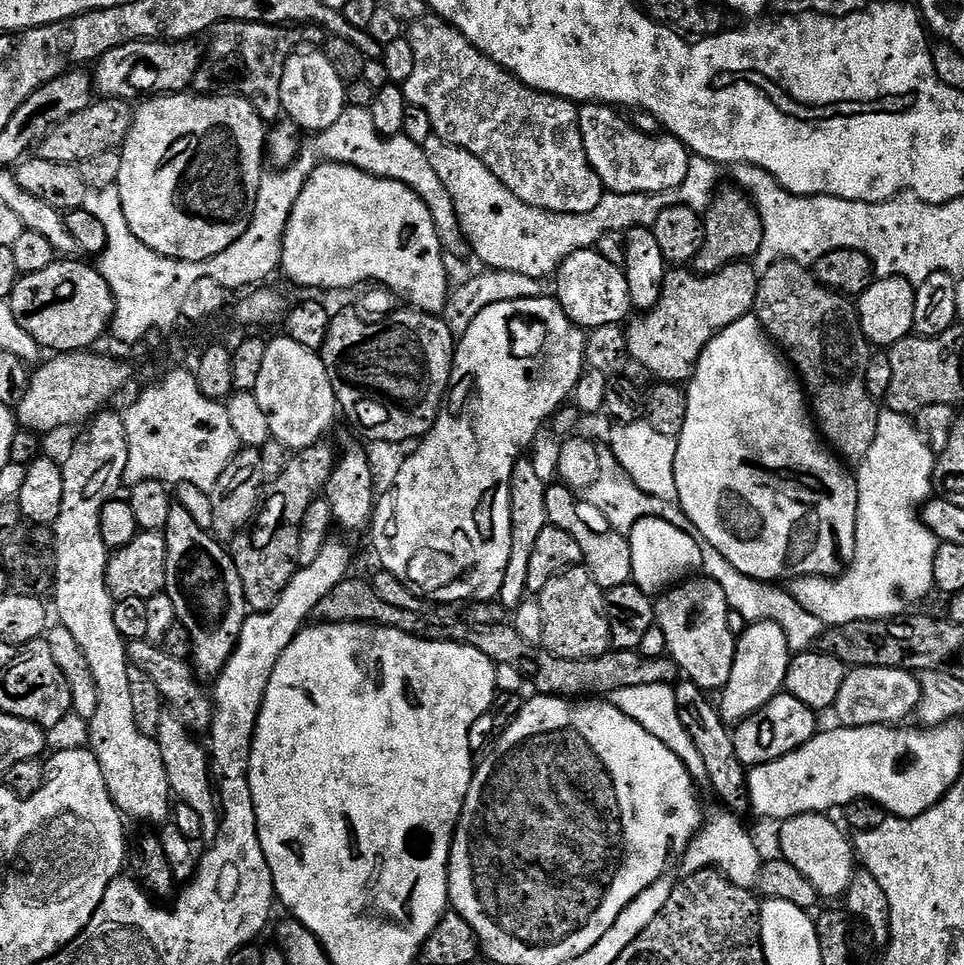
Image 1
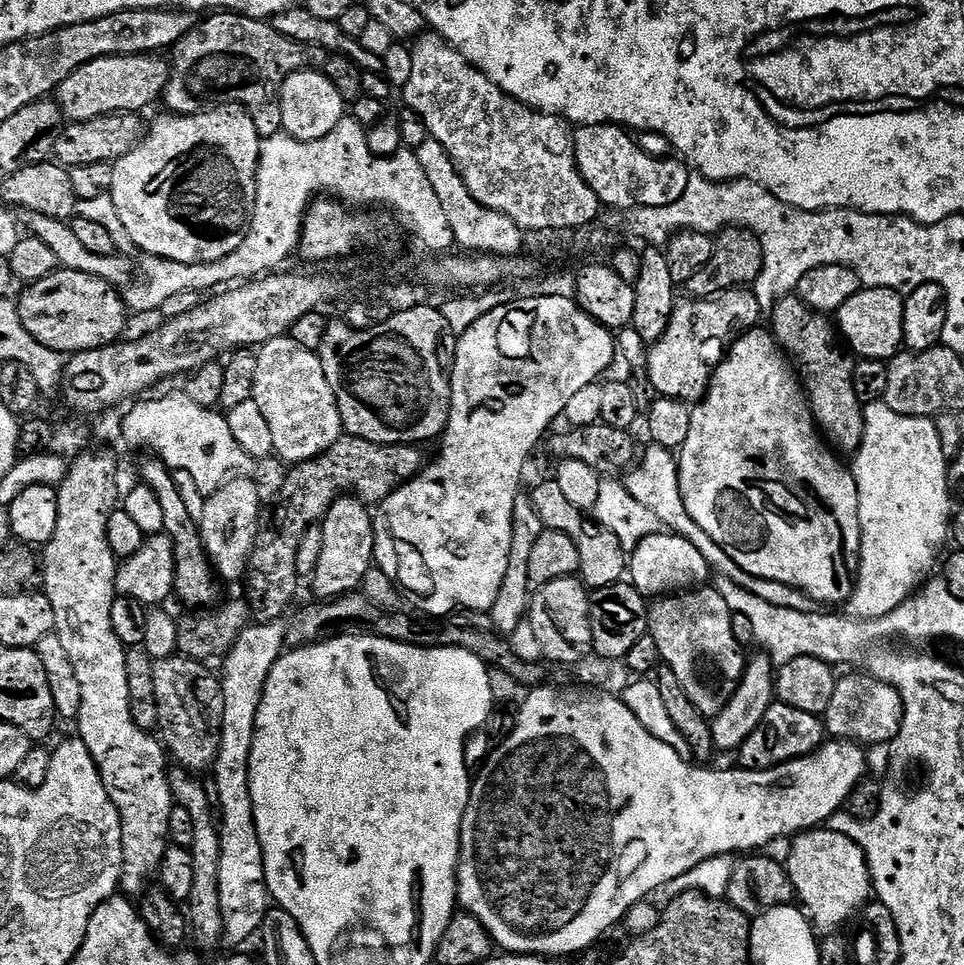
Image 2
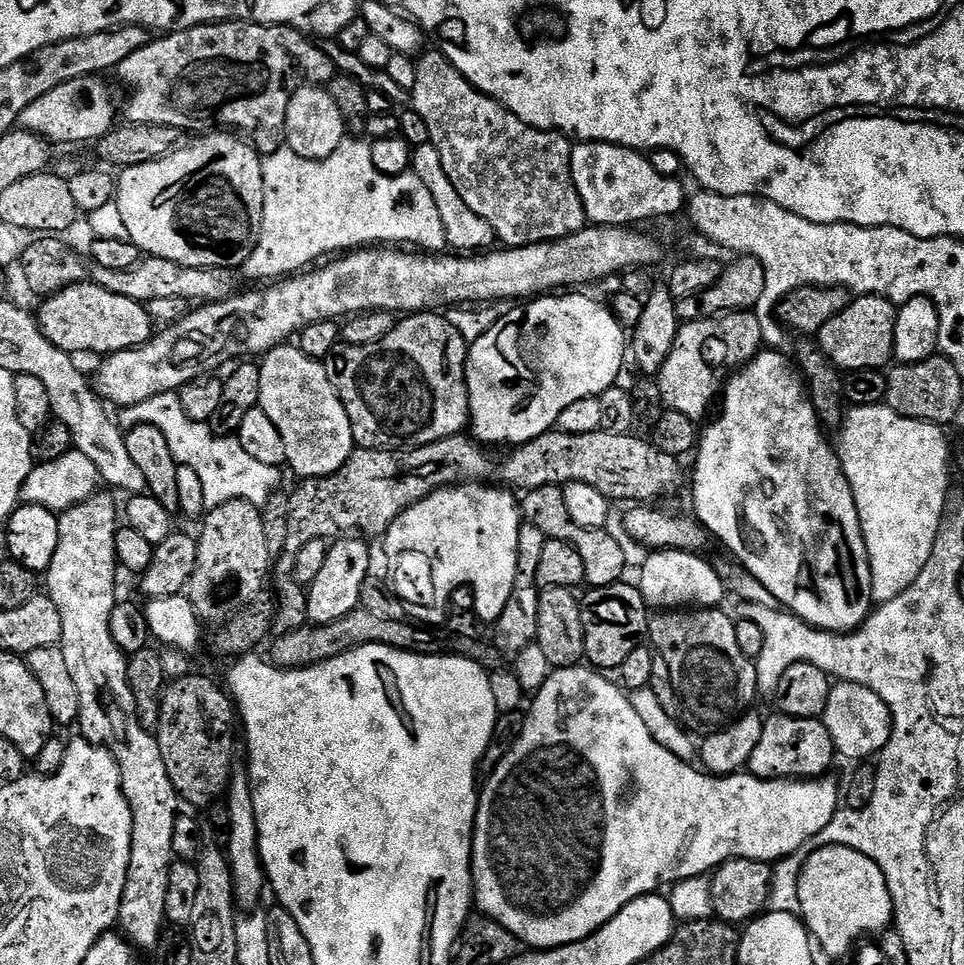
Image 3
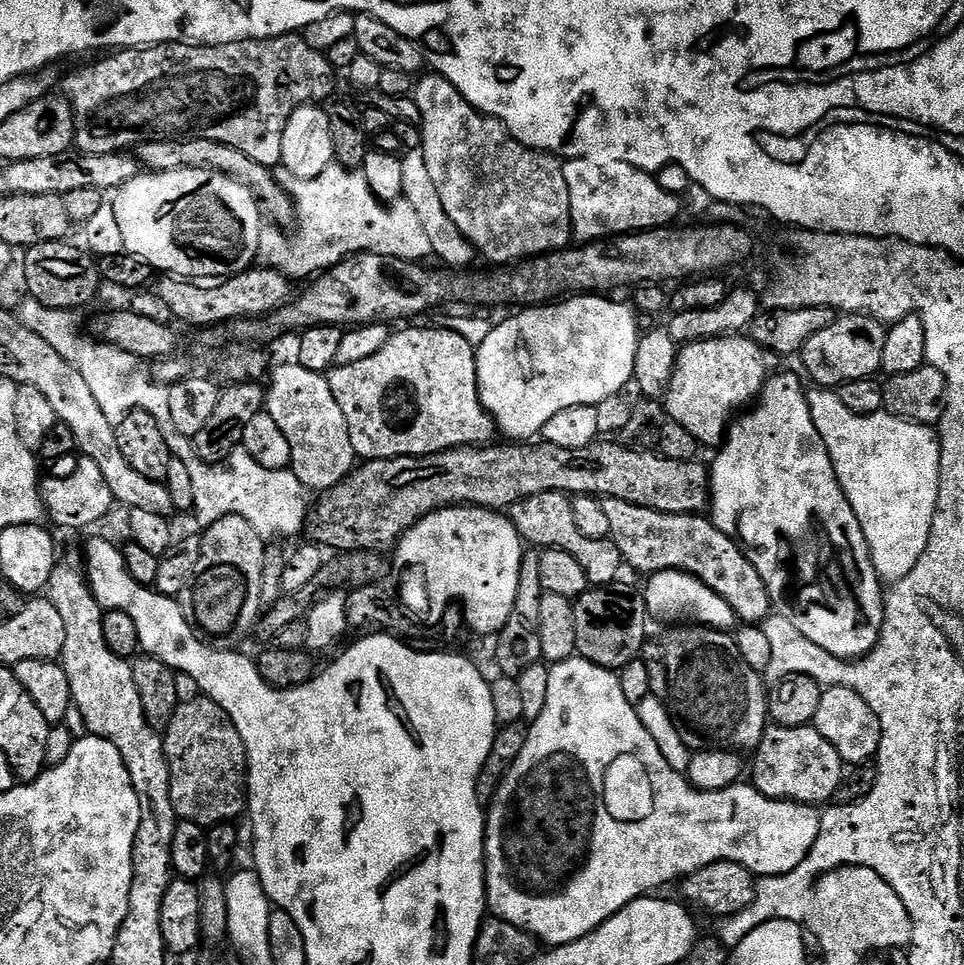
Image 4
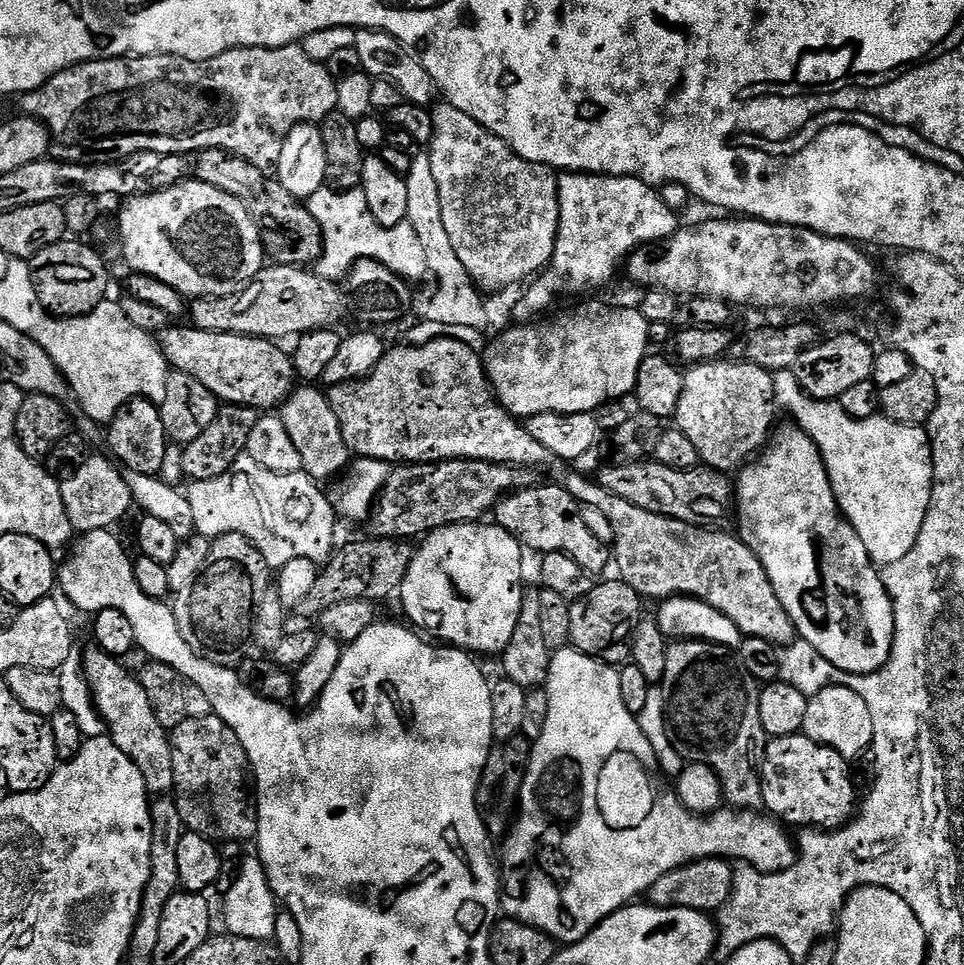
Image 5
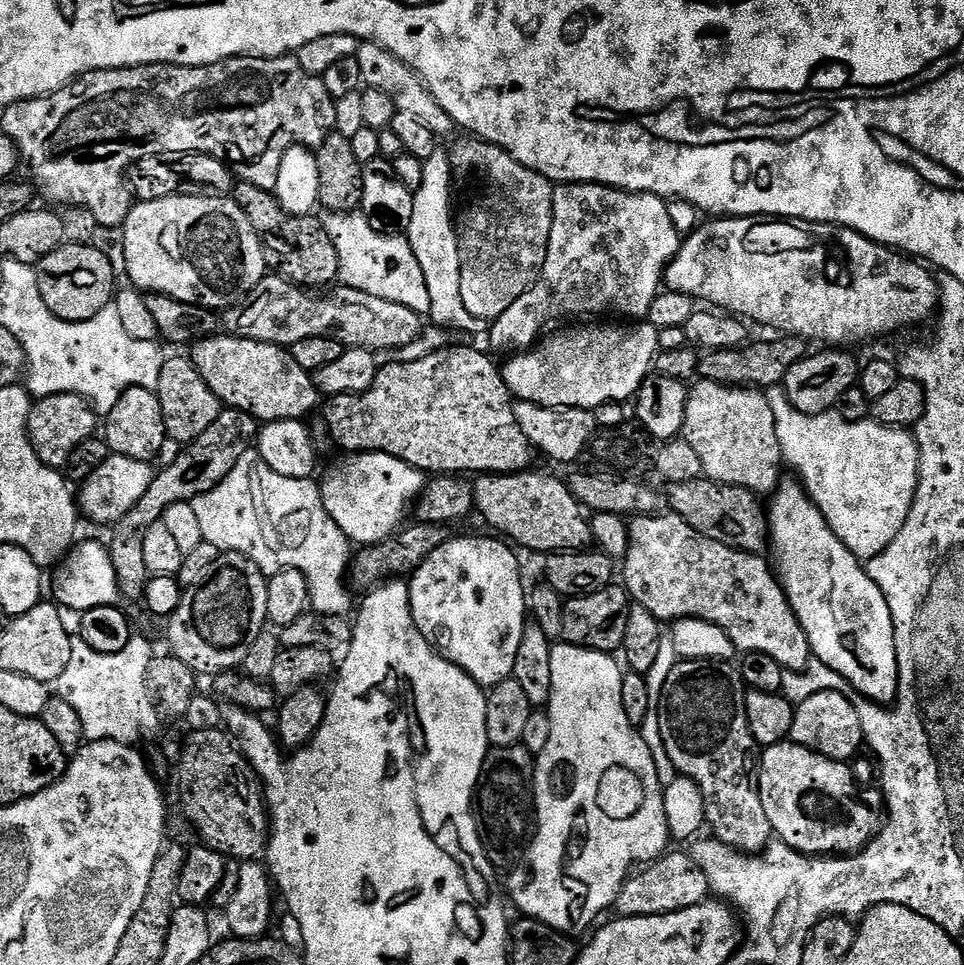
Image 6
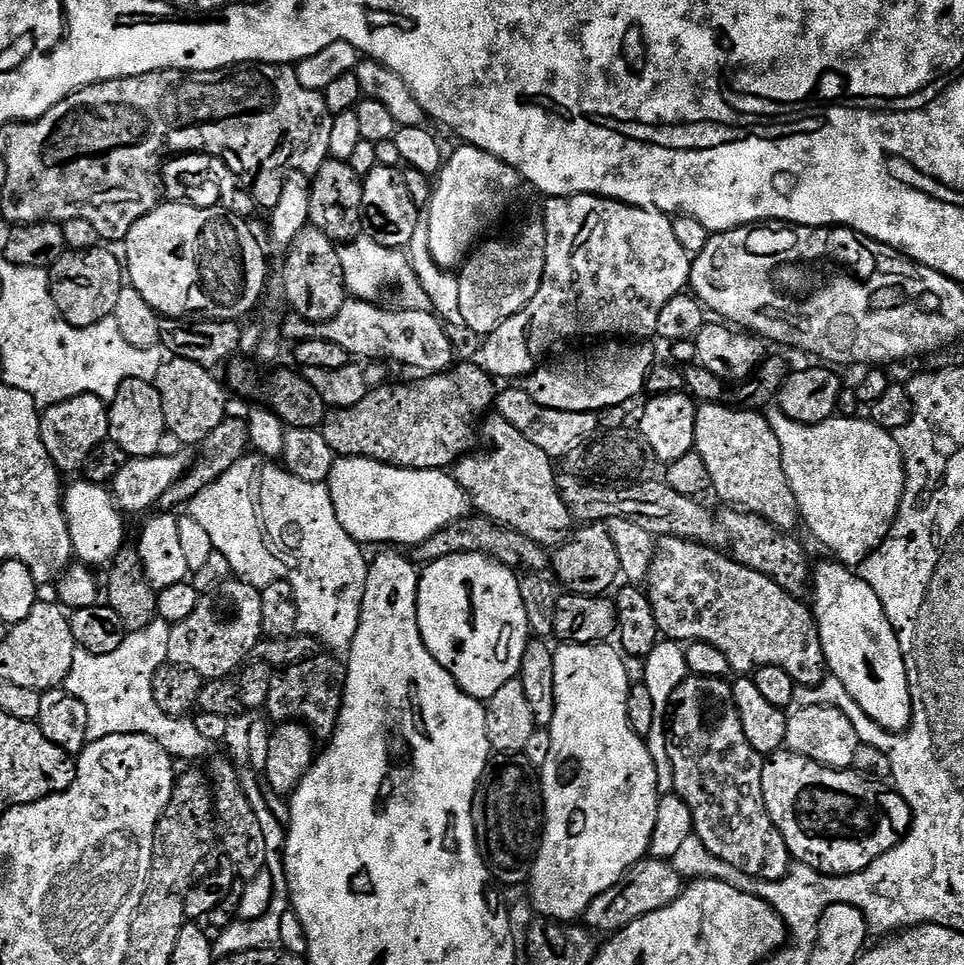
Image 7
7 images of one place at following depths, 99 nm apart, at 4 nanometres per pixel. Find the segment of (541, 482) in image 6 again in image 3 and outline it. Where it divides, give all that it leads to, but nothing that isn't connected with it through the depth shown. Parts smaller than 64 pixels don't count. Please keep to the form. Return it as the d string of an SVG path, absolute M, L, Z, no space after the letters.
M551 484L550 486L538 486L534 490L523 493L519 501L523 519L530 526L538 526L542 534L549 540L566 542L578 550L578 555L582 557L582 566L586 566L585 581L592 588L610 586L625 579L624 567L628 564L628 556L625 545L614 542L614 538L606 530L595 528L586 530L570 518L570 513L566 510L566 492L561 485Z

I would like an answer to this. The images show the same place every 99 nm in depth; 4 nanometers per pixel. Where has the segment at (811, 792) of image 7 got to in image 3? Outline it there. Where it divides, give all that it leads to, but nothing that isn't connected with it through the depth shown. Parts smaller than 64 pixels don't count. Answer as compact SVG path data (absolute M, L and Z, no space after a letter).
M772 714L764 720L762 738L758 746L754 746L754 754L750 754L747 771L760 780L814 780L827 773L824 771L837 756L830 730L826 730L823 719L807 720Z

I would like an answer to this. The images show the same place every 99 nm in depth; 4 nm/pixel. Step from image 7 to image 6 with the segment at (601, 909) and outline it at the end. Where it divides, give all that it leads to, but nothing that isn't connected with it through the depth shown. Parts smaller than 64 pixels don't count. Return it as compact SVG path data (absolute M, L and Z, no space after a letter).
M669 850L659 860L651 861L629 875L620 888L614 912L620 918L661 916L703 904L709 896L706 874L702 874L702 870L692 861L691 855L687 851Z

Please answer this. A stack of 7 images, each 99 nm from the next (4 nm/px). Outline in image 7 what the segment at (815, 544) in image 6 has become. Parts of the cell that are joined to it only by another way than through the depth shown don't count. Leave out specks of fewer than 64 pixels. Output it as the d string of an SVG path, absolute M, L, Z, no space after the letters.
M839 562L832 564L817 563L810 585L812 615L816 617L816 625L820 631L820 641L824 651L824 663L827 671L839 680L840 687L847 699L857 704L864 713L886 732L903 732L912 720L912 703L906 678L906 662L902 658L900 643L896 637L892 623L886 618L886 610L874 594L874 590L851 567Z

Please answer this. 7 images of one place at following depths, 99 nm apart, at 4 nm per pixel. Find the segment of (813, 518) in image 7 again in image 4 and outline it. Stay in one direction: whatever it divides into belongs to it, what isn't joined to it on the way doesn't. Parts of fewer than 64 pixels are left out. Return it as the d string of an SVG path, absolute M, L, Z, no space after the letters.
M819 386L809 387L806 395L814 426L818 426L818 434L822 434L826 450L830 450L838 482L862 526L877 576L884 582L906 578L906 574L918 566L918 558L922 558L922 550L926 550L926 542L930 542L930 526L938 506L940 438L937 429L927 424L900 420L883 410L872 416L859 416L842 404L835 391Z

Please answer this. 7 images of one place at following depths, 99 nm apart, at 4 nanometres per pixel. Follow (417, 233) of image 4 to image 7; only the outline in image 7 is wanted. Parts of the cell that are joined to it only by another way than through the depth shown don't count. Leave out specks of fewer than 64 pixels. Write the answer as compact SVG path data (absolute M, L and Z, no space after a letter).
M361 234L355 240L349 240L339 249L342 270L344 271L344 286L349 297L358 300L379 301L387 284L397 284L403 303L414 310L433 311L434 300L429 296L424 285L420 283L419 275L413 261L401 249L382 246L371 235Z

